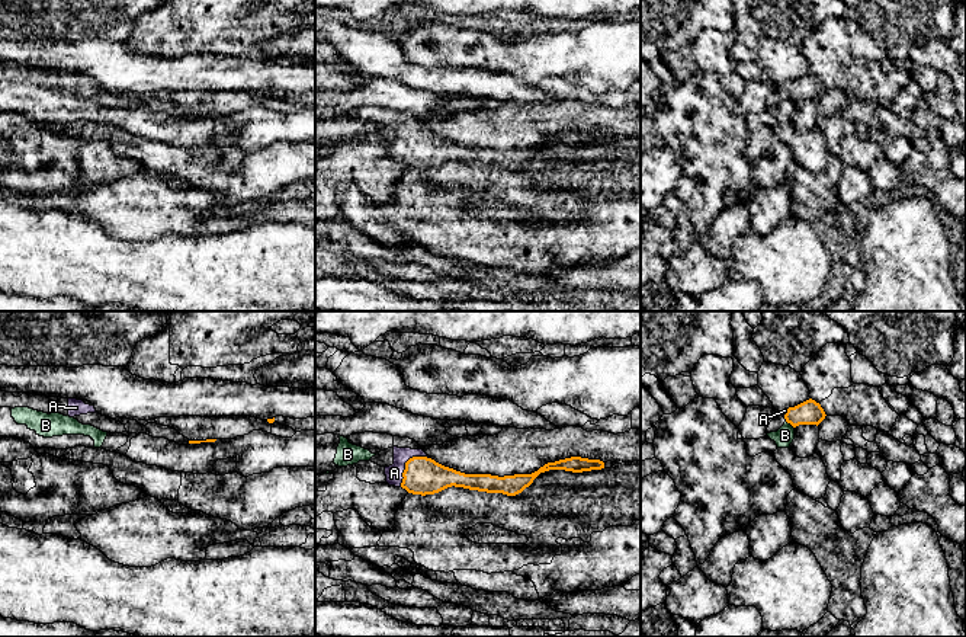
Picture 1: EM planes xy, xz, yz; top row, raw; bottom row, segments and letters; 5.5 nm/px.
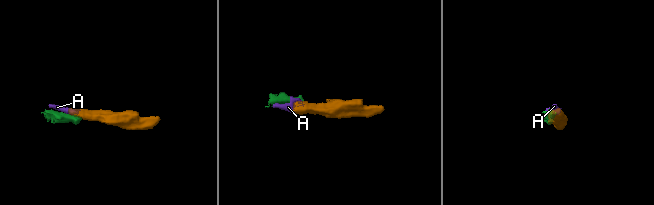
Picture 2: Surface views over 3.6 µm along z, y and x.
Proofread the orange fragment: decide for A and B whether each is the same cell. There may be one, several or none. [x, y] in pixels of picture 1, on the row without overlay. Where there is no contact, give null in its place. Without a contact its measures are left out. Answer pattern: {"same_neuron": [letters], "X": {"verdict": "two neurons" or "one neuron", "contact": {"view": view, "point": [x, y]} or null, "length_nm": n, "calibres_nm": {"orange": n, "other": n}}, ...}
{"same_neuron": ["A"], "A": {"verdict": "one neuron", "contact": {"view": "xz", "point": [406, 137]}, "length_nm": 240, "calibres_nm": {"orange": 220, "other": 100}}, "B": {"verdict": "two neurons", "contact": {"view": "yz", "point": [790, 98]}, "length_nm": 60, "calibres_nm": {"orange": 140, "other": 100}}}

